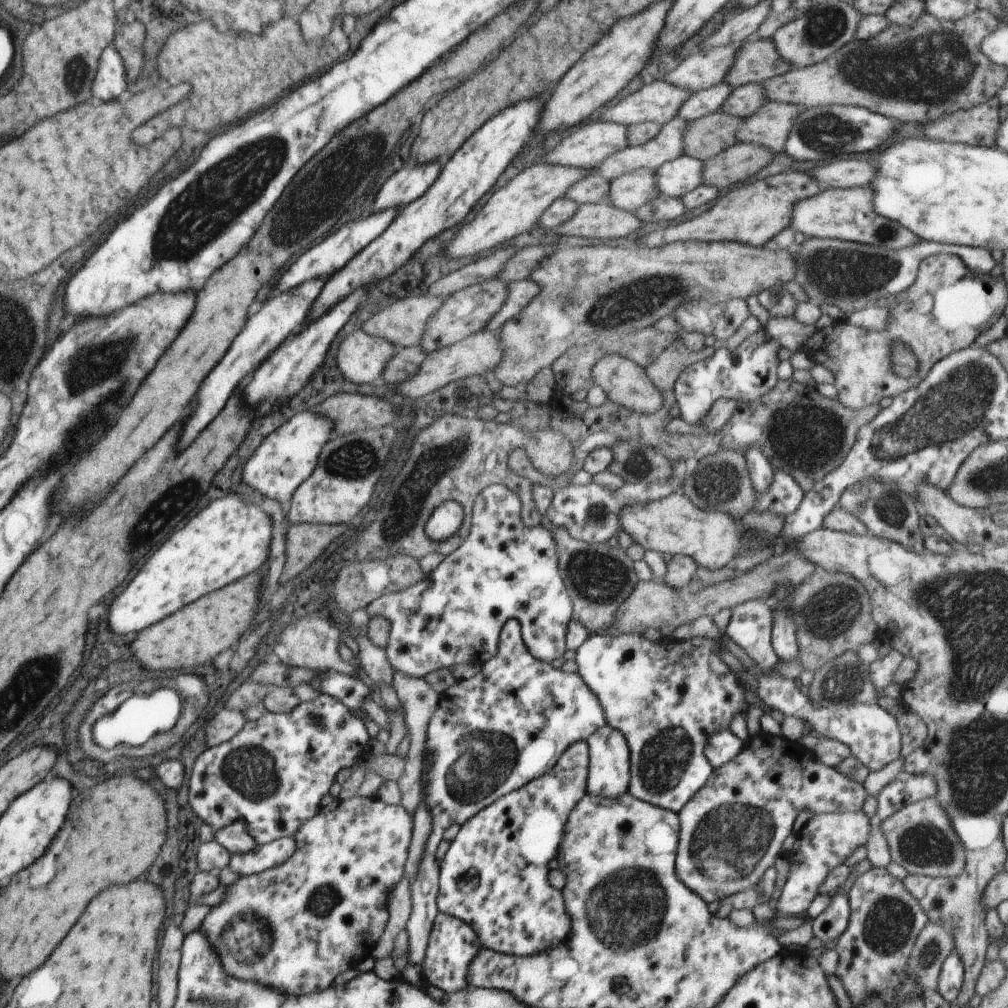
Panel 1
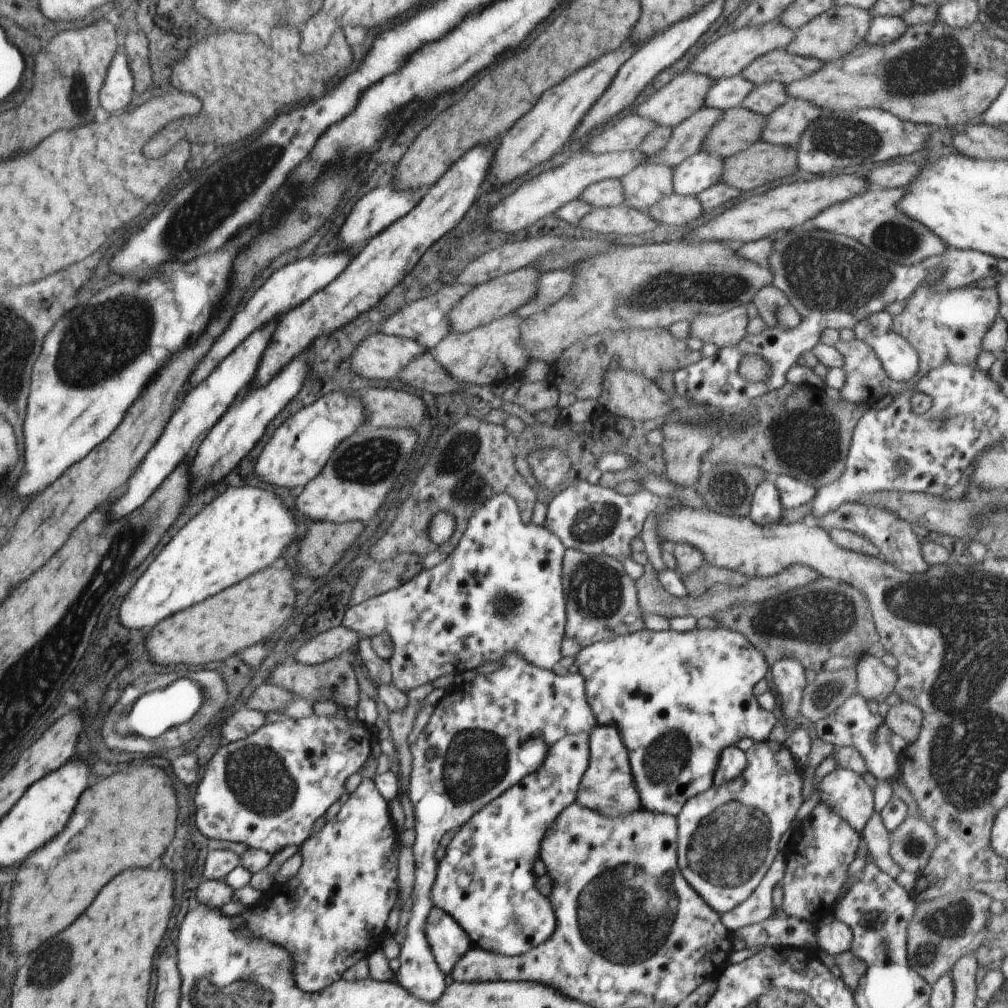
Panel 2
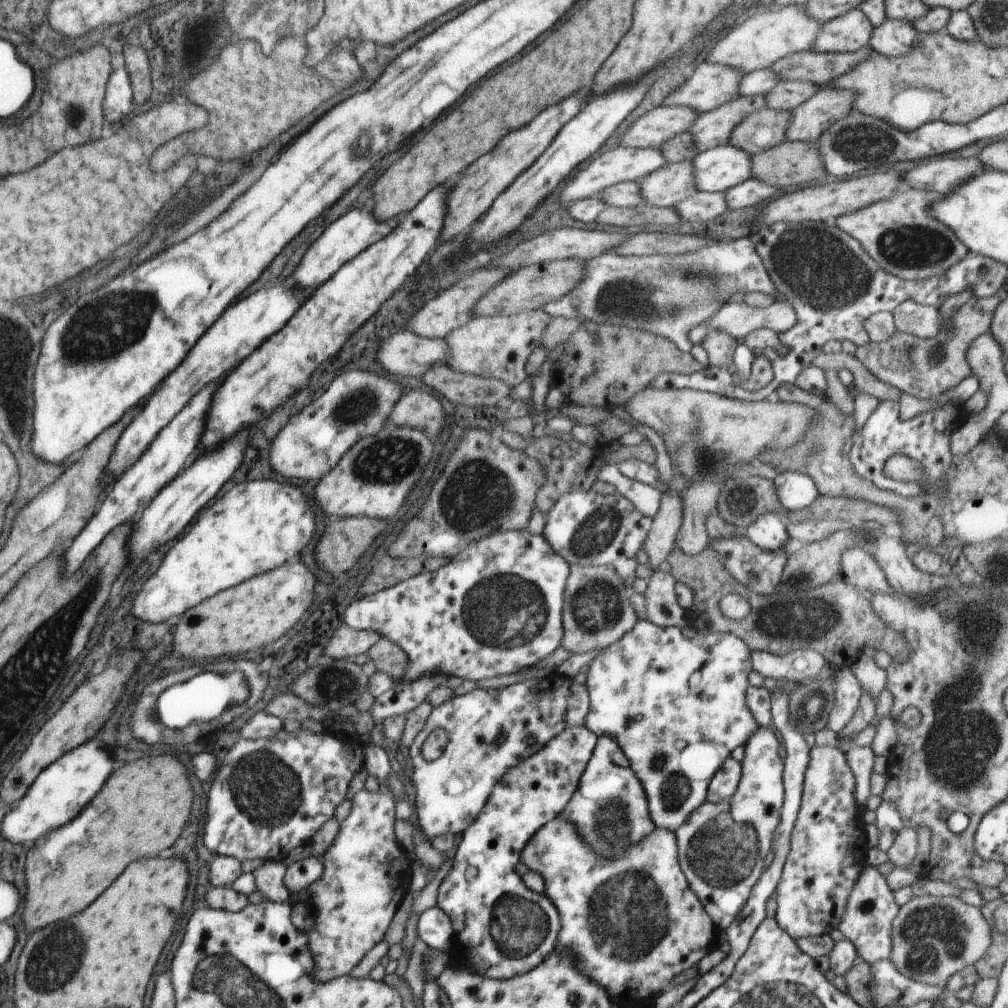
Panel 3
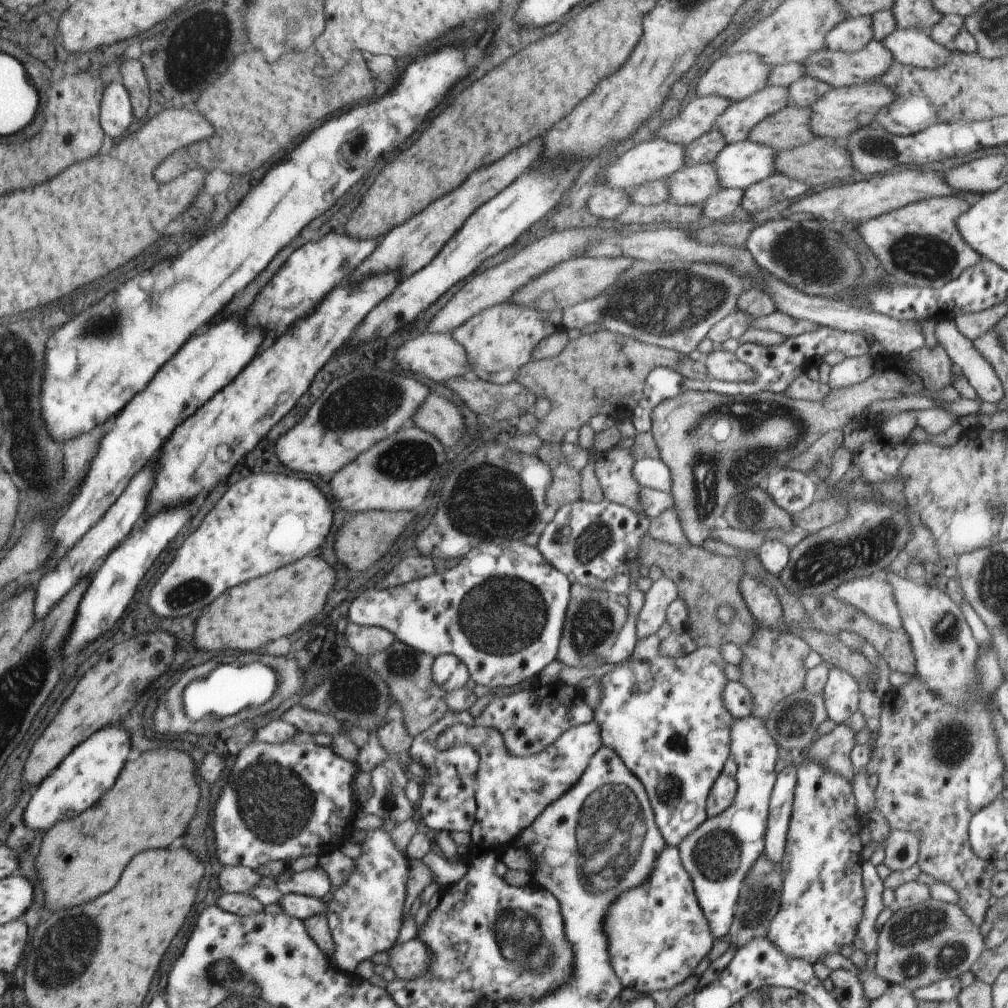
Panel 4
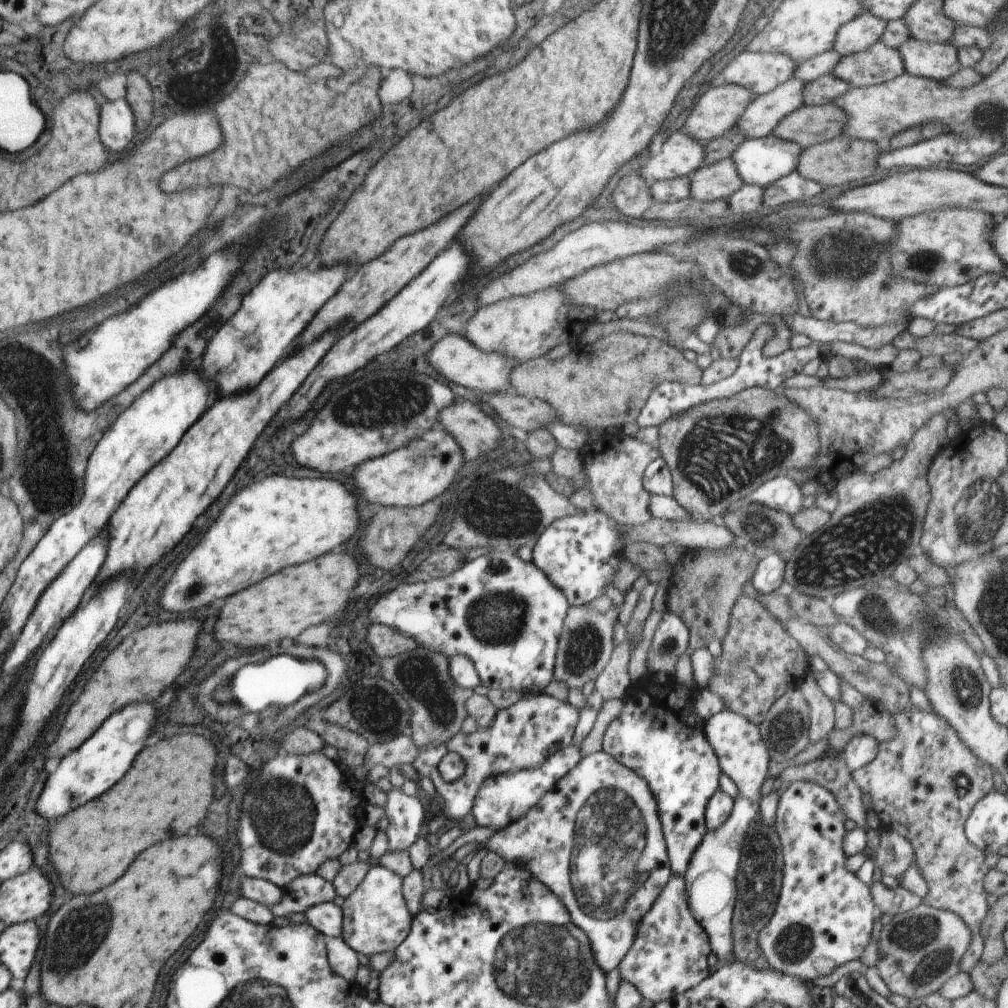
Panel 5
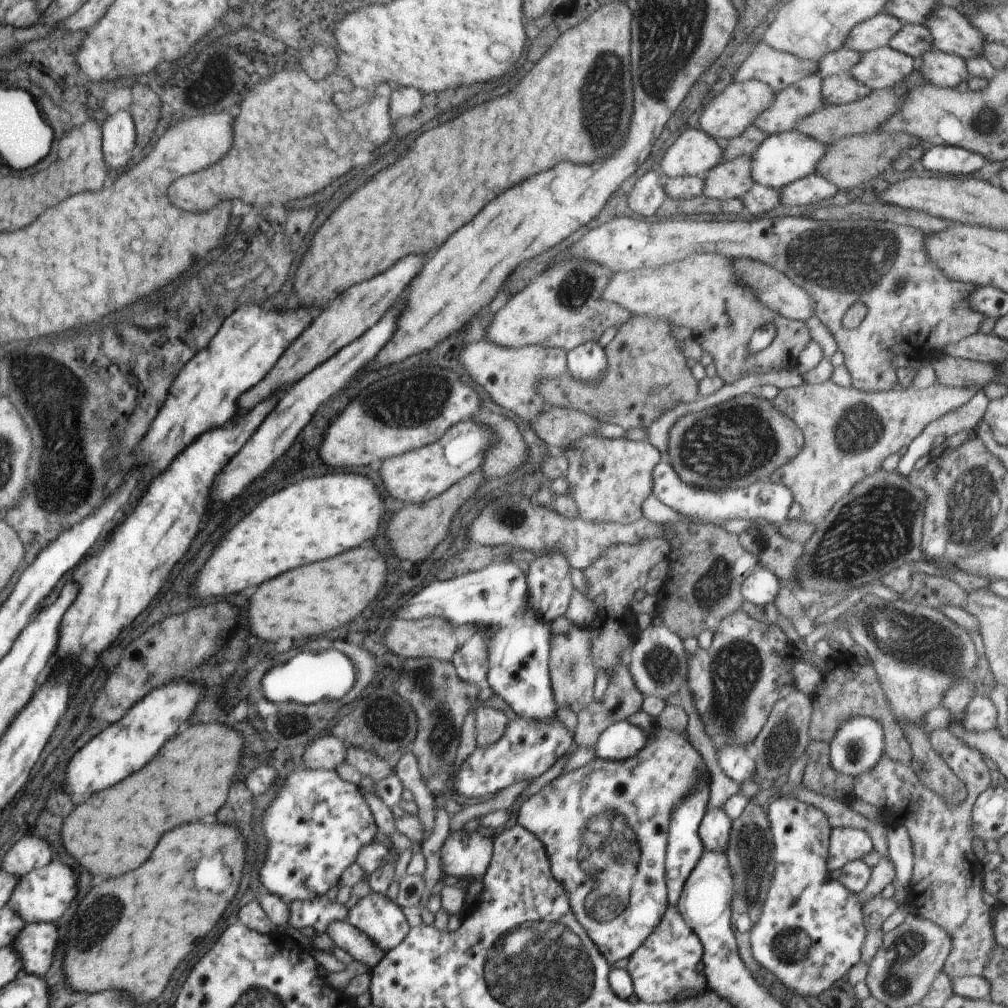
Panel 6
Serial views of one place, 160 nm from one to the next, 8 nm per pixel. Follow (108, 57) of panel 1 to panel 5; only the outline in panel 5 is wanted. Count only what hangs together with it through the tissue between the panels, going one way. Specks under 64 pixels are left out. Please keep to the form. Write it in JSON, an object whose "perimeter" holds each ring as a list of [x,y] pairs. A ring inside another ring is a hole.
{"perimeter":[[[127,99],[108,100],[102,105],[99,134],[109,152],[122,152],[134,140],[134,115]]]}

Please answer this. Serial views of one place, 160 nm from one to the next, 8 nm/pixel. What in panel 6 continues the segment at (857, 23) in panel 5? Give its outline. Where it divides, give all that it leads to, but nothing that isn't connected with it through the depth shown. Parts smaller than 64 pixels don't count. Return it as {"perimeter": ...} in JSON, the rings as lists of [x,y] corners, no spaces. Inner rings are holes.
{"perimeter":[[[881,12],[873,18],[856,24],[846,38],[845,47],[854,52],[866,53],[887,46],[904,24],[904,20]]]}

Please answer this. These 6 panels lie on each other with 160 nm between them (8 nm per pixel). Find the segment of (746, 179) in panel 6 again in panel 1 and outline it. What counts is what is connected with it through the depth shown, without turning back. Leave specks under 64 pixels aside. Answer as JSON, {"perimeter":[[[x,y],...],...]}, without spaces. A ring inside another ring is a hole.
{"perimeter":[[[648,169],[628,171],[610,182],[608,202],[631,213],[661,194],[657,189],[655,171]]]}

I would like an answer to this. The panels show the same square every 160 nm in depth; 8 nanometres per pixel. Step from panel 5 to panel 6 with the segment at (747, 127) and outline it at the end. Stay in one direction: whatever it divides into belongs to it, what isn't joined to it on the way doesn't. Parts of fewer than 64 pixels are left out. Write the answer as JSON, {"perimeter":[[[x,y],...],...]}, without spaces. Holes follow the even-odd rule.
{"perimeter":[[[818,75],[806,76],[775,92],[772,104],[753,124],[769,135],[794,130],[801,119],[826,106],[822,100],[822,82]]]}

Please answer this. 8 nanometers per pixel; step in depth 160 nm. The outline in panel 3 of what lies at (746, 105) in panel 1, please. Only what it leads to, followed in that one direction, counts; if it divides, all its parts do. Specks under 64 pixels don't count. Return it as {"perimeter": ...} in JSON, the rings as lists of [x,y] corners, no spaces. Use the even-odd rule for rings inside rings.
{"perimeter":[[[803,80],[780,81],[769,93],[764,95],[766,97],[766,107],[792,112],[820,90],[819,85]]]}

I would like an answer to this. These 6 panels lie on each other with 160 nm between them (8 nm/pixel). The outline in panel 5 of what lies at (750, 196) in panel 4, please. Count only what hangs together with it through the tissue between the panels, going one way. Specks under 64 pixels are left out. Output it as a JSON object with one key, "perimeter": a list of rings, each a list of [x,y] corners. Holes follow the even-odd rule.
{"perimeter":[[[794,171],[765,187],[763,206],[766,211],[771,211],[780,204],[788,204],[788,202],[798,204],[802,200],[807,202],[819,196],[824,189],[819,182],[808,180],[798,171]]]}

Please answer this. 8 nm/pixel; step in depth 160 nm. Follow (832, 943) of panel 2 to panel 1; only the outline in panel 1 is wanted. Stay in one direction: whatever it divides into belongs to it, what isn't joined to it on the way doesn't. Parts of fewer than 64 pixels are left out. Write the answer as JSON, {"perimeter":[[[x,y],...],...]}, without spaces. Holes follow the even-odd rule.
{"perimeter":[[[838,888],[831,895],[830,904],[813,920],[813,936],[820,938],[822,942],[836,940],[848,928],[849,915],[848,893],[843,888]]]}

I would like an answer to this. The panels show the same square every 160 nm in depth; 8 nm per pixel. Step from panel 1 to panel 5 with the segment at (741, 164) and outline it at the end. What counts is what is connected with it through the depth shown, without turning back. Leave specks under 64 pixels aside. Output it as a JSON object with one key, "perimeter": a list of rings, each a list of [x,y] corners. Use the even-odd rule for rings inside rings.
{"perimeter":[[[848,135],[838,137],[805,148],[801,152],[796,171],[808,180],[819,182],[827,189],[848,182],[860,182],[862,178],[876,174],[877,158],[886,152],[886,146],[887,143],[850,138]]]}

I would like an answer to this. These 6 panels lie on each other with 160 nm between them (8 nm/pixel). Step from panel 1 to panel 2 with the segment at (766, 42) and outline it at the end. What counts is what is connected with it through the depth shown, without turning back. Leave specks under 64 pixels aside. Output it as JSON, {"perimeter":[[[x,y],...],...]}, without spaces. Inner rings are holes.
{"perimeter":[[[777,49],[756,58],[741,73],[741,76],[755,86],[770,82],[788,85],[790,82],[814,74],[824,64],[824,62],[818,62],[816,58],[796,56],[796,54],[788,54],[784,49]]]}

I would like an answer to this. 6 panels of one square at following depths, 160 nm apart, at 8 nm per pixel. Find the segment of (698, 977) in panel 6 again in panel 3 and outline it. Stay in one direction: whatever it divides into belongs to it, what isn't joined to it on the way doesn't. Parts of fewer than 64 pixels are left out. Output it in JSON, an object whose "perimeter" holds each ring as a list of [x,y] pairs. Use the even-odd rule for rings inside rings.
{"perimeter":[[[558,816],[555,819],[552,819],[551,821],[548,821],[534,836],[532,836],[531,840],[527,842],[527,845],[524,847],[524,850],[522,850],[522,860],[521,862],[526,864],[528,866],[529,870],[534,870],[534,872],[539,872],[542,875],[542,878],[545,880],[545,891],[543,892],[553,903],[554,906],[558,909],[559,917],[561,920],[561,929],[559,930],[555,950],[553,951],[556,953],[559,953],[562,949],[568,949],[569,953],[576,957],[577,960],[577,969],[586,976],[589,976],[589,979],[592,979],[593,981],[596,981],[598,985],[600,985],[606,992],[609,994],[609,996],[612,998],[612,1001],[619,1002],[620,998],[624,998],[624,996],[632,996],[634,992],[636,994],[648,997],[652,996],[654,992],[657,990],[660,990],[662,986],[666,986],[670,980],[672,980],[674,977],[678,976],[683,970],[686,970],[687,968],[690,968],[694,965],[696,965],[706,954],[709,954],[712,951],[712,947],[714,946],[714,943],[716,942],[716,938],[719,932],[719,929],[715,926],[715,922],[710,918],[710,915],[707,913],[707,910],[703,907],[703,904],[700,902],[700,899],[696,896],[696,894],[693,893],[693,890],[690,888],[689,882],[687,881],[686,875],[682,872],[682,869],[679,865],[678,855],[677,855],[677,838],[675,833],[670,831],[669,829],[661,829],[660,827],[656,827],[647,837],[644,837],[642,841],[640,841],[637,845],[634,845],[633,847],[630,847],[625,853],[618,857],[618,858],[606,858],[604,856],[600,856],[597,854],[597,851],[593,848],[587,845],[583,839],[579,836],[577,833],[577,830],[575,829],[576,826],[567,819],[564,819],[562,816]],[[596,852],[596,854],[594,854]],[[633,868],[644,868],[644,874],[638,872],[634,872],[632,870]]]}

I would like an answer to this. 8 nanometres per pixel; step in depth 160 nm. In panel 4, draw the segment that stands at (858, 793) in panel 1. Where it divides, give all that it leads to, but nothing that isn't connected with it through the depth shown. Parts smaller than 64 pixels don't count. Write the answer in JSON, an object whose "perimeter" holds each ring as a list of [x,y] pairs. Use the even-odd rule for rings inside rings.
{"perimeter":[[[752,715],[734,720],[729,732],[729,756],[737,762],[734,802],[722,814],[707,817],[678,846],[682,864],[691,876],[697,901],[714,938],[729,934],[744,877],[764,851],[769,802],[777,777],[774,768],[778,746],[765,721]]]}

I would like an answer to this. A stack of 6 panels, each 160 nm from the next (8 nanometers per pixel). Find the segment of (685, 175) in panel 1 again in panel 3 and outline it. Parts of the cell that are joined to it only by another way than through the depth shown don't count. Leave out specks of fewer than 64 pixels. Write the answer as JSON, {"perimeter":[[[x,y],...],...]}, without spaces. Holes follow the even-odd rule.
{"perimeter":[[[726,144],[698,153],[693,162],[693,173],[698,191],[725,193],[729,188],[753,178],[752,154],[737,146]]]}

